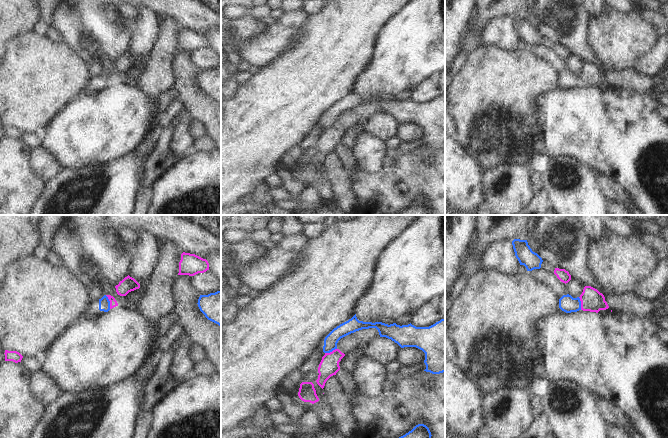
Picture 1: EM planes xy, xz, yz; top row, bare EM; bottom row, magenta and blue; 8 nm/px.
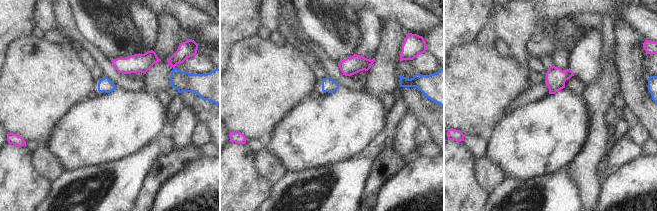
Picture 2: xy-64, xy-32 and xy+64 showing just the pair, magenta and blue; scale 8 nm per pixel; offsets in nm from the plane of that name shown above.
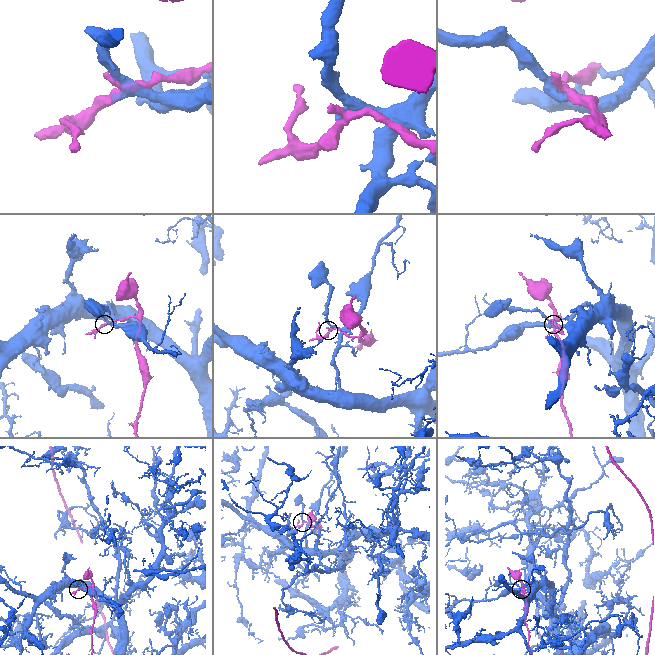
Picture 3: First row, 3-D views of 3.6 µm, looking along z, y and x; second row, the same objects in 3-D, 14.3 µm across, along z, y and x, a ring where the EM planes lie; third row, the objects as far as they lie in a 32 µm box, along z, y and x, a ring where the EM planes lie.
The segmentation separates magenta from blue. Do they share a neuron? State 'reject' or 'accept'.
reject

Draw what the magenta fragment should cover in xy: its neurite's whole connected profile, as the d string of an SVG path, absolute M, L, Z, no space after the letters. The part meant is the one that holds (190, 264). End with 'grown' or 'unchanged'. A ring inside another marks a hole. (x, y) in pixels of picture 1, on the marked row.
M183 252L181 254L178 275L194 276L207 270L209 270L209 263L206 259L190 253Z; unchanged

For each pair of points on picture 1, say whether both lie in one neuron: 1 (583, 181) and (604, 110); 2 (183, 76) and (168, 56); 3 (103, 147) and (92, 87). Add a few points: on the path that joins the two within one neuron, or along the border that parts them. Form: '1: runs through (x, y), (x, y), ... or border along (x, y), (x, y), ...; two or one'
1: border along (566, 156), (575, 158), (597, 173); two
2: border along (178, 51), (174, 60), (174, 86); two
3: border along (105, 88), (79, 96); two

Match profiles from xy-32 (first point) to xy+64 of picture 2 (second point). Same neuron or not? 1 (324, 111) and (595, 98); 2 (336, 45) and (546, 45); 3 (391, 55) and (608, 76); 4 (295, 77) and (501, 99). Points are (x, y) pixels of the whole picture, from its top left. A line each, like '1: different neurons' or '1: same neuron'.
1: different neurons
2: different neurons
3: same neuron
4: same neuron

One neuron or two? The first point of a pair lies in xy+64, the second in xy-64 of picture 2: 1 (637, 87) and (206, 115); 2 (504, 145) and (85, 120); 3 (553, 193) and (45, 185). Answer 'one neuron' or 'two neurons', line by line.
1: one neuron
2: one neuron
3: two neurons

